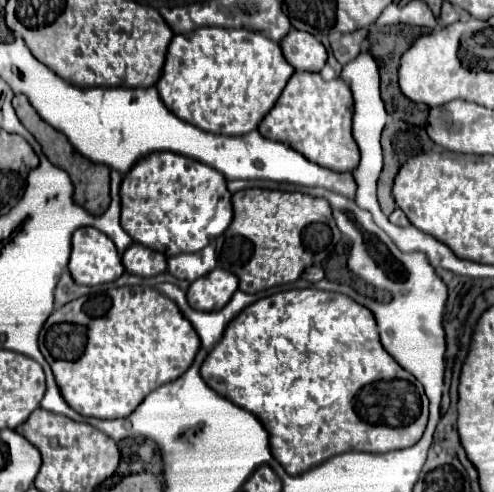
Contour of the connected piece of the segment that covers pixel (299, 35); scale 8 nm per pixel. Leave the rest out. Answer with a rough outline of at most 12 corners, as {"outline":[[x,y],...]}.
{"outline":[[289,31],[281,49],[295,71],[321,71],[325,47]]}

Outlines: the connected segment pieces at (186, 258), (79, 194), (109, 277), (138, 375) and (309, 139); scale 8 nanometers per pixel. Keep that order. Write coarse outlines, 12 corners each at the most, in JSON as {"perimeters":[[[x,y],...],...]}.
{"perimeters":[[[215,249],[167,259],[173,277],[195,281],[215,267]],[[25,95],[13,97],[25,129],[75,185],[75,203],[109,207],[109,167],[95,165],[41,121]],[[95,227],[73,233],[69,273],[77,285],[111,283],[121,257]],[[149,287],[101,291],[41,353],[81,415],[127,417],[199,335]],[[293,73],[259,123],[331,171],[353,171],[353,97],[339,77]]]}

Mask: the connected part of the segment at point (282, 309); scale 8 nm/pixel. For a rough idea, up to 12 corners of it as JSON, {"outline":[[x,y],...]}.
{"outline":[[347,295],[237,315],[203,381],[289,475],[415,445],[429,401]]}

